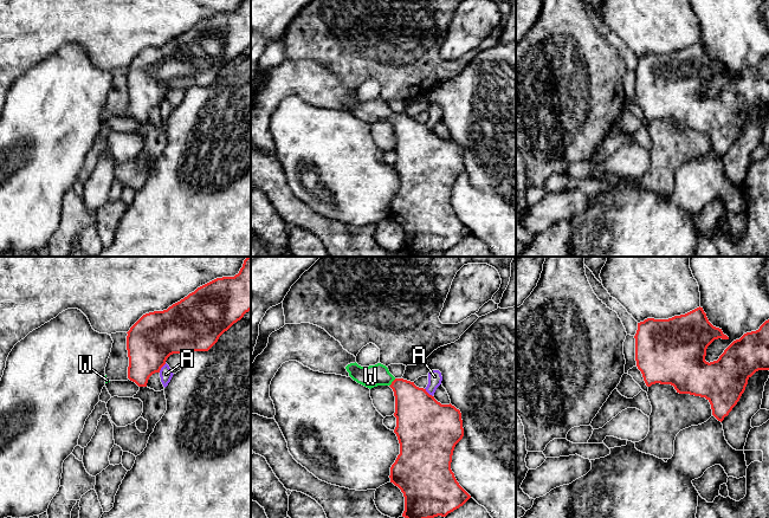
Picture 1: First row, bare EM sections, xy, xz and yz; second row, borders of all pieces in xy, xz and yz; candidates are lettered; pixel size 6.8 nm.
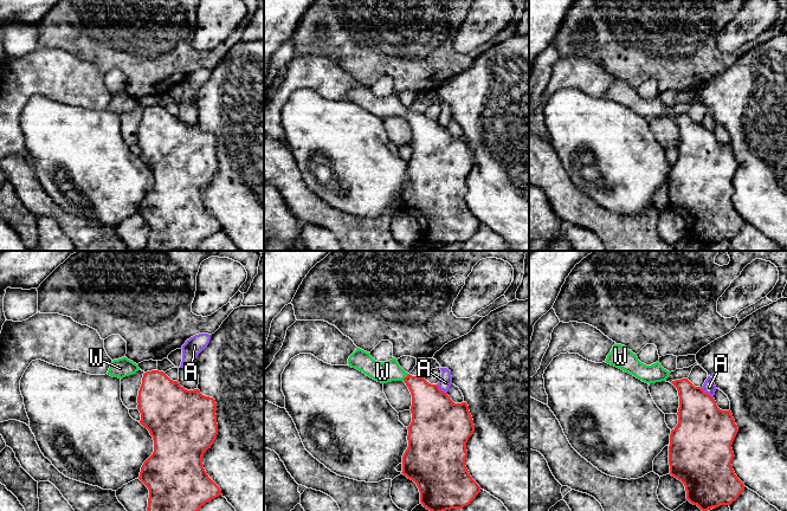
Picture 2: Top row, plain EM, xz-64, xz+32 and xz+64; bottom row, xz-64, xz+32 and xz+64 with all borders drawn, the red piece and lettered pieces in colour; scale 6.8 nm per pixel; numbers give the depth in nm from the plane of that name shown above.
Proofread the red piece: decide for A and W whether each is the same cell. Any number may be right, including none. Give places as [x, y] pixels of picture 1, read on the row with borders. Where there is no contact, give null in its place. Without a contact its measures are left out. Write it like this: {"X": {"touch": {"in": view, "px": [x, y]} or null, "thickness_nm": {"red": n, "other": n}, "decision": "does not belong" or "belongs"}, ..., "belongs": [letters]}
{"A": {"touch": {"in": "xy", "px": [161, 367]}, "thickness_nm": {"red": 320, "other": 90}, "decision": "does not belong"}, "W": {"touch": {"in": "xz", "px": [392, 382]}, "thickness_nm": {"red": 280, "other": 150}, "decision": "belongs"}, "belongs": ["W"]}

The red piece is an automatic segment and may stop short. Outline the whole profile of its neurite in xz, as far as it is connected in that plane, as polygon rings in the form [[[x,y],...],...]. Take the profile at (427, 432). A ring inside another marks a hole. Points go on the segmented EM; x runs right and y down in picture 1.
[[[356,362],[345,367],[349,376],[357,383],[371,389],[389,386],[395,396],[396,427],[394,433],[400,443],[400,454],[390,467],[390,483],[398,486],[405,497],[405,518],[446,517],[463,506],[471,496],[459,485],[451,470],[455,445],[464,436],[461,413],[454,406],[441,404],[426,389],[414,382],[395,378],[381,363],[361,367]]]

